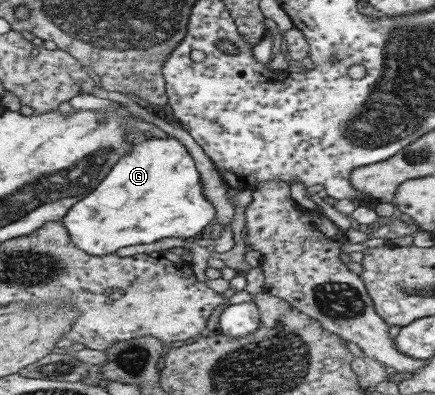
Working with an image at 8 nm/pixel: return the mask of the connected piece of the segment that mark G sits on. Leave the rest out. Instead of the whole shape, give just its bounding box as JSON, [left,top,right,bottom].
[62,135,215,257]

